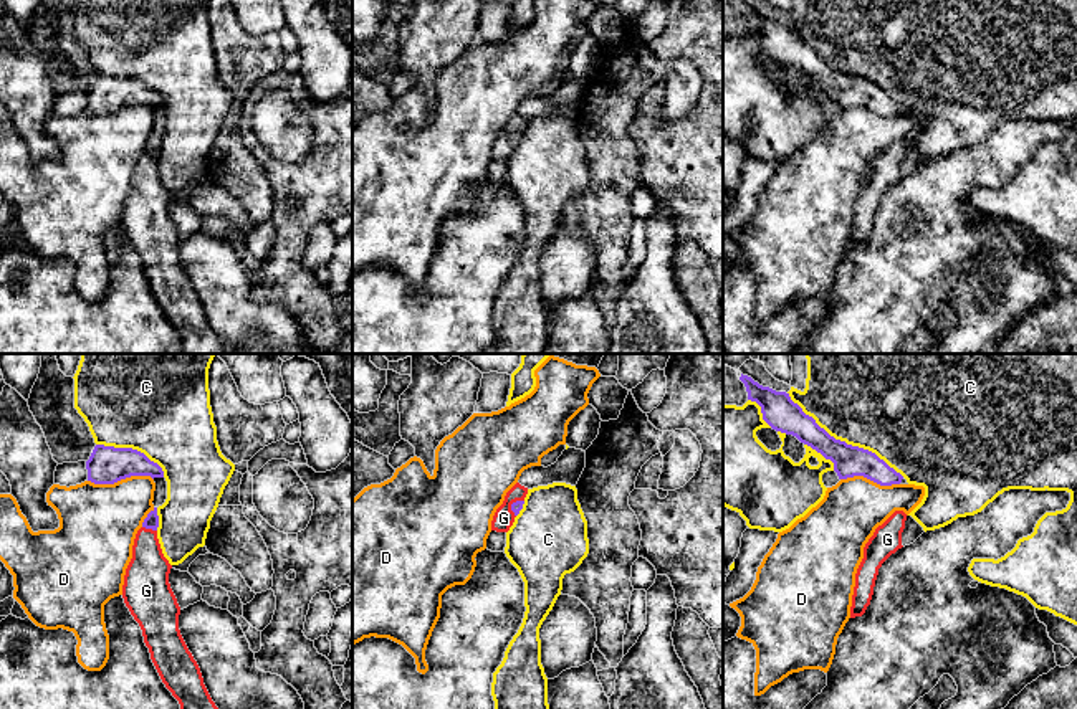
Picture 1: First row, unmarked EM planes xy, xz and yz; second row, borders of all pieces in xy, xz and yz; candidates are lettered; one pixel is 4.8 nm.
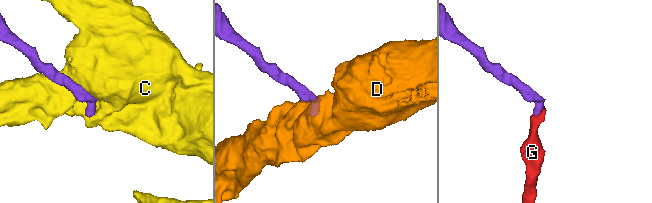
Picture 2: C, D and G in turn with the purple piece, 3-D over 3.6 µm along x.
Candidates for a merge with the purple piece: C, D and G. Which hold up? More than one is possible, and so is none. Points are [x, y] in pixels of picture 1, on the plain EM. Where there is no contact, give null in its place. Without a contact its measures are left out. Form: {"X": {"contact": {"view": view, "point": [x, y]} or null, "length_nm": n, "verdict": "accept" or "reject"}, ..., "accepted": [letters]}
{"C": {"contact": {"view": "yz", "point": [844, 71]}, "length_nm": 700, "verdict": "reject"}, "D": {"contact": {"view": "xy", "point": [119, 109]}, "length_nm": 320, "verdict": "reject"}, "G": {"contact": {"view": "xy", "point": [149, 157]}, "length_nm": 80, "verdict": "accept"}, "accepted": ["G"]}

